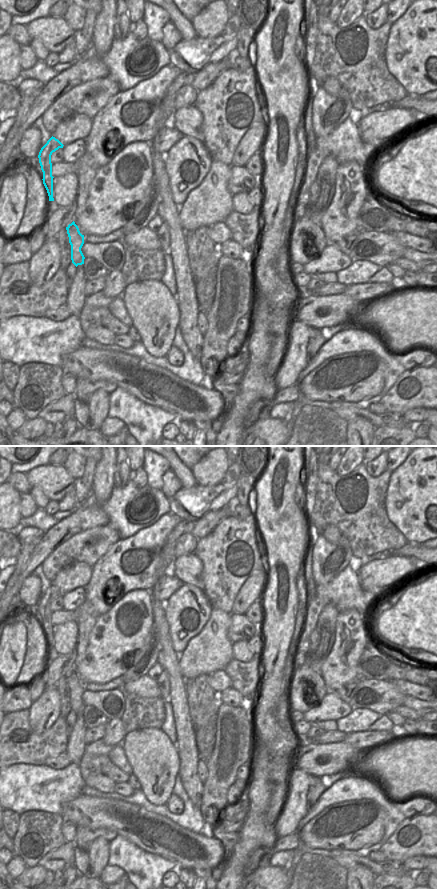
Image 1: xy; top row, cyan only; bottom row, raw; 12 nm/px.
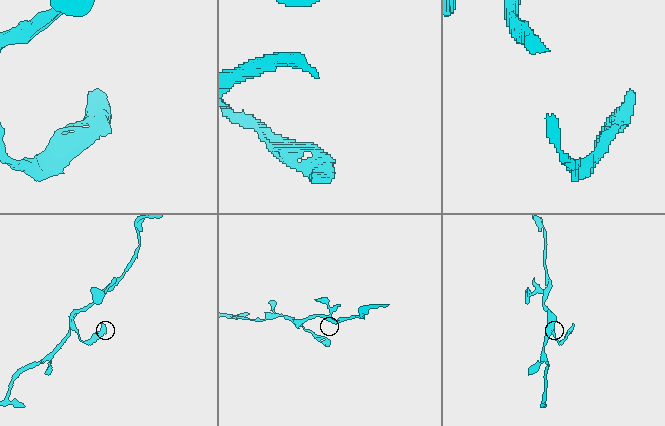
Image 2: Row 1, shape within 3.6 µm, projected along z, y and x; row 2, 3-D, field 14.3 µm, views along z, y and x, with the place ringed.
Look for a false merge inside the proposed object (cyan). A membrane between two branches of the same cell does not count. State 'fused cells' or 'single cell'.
single cell

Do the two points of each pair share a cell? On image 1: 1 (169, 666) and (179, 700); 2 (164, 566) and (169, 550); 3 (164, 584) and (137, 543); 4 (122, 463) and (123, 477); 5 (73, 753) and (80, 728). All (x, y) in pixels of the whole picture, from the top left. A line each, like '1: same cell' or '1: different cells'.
1: same cell
2: same cell
3: different cells
4: same cell
5: same cell

